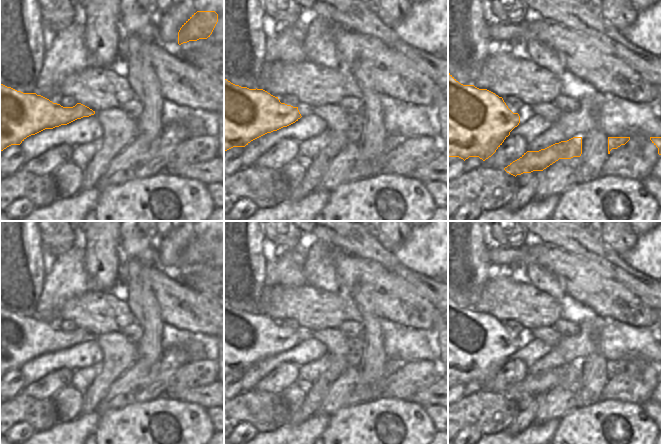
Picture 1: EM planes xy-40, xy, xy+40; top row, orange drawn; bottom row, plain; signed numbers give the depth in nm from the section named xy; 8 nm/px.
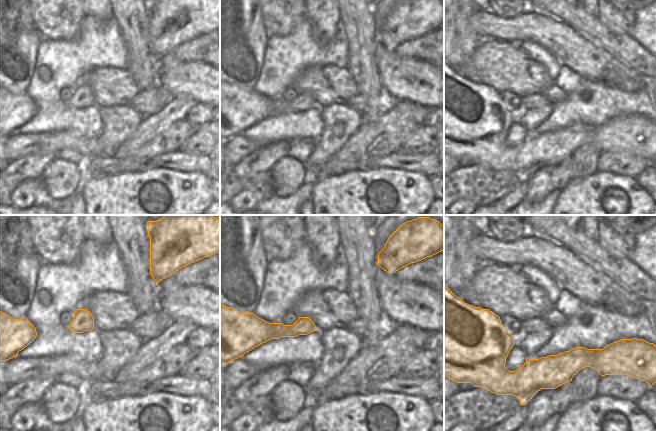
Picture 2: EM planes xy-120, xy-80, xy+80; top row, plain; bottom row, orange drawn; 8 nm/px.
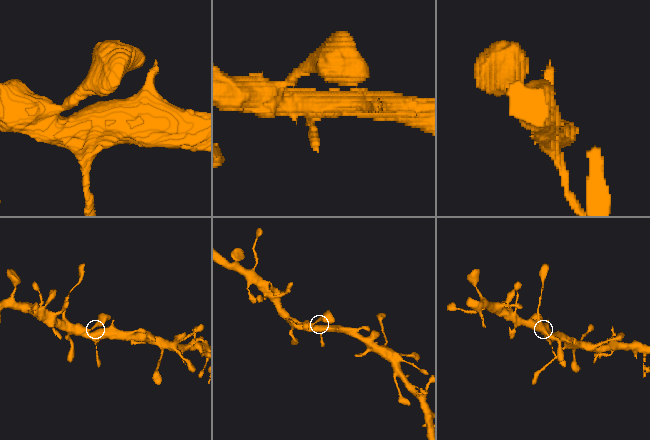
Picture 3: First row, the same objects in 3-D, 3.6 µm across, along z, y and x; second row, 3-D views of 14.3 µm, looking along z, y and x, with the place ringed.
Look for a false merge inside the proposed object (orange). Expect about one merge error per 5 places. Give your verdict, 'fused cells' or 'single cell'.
single cell

